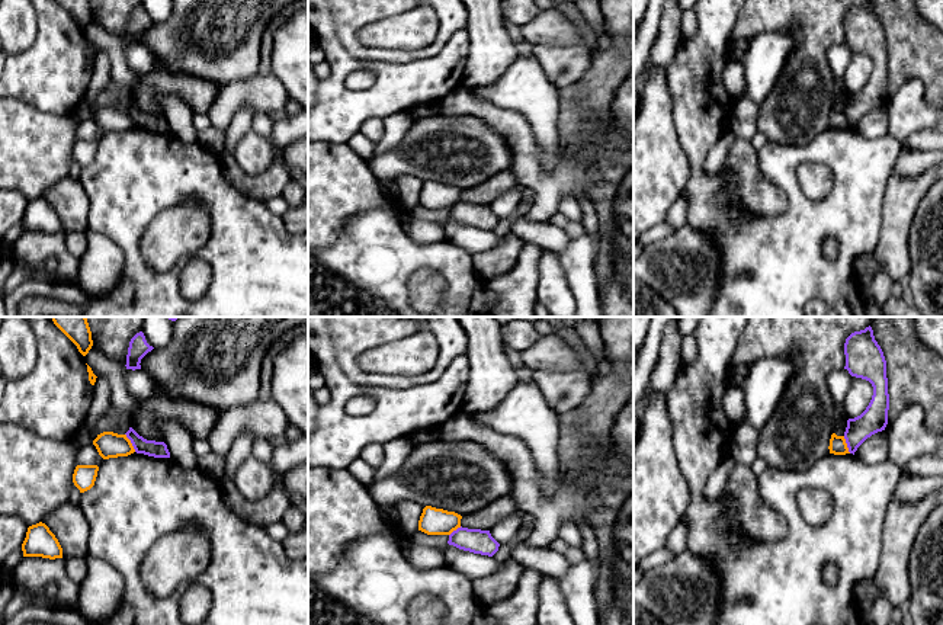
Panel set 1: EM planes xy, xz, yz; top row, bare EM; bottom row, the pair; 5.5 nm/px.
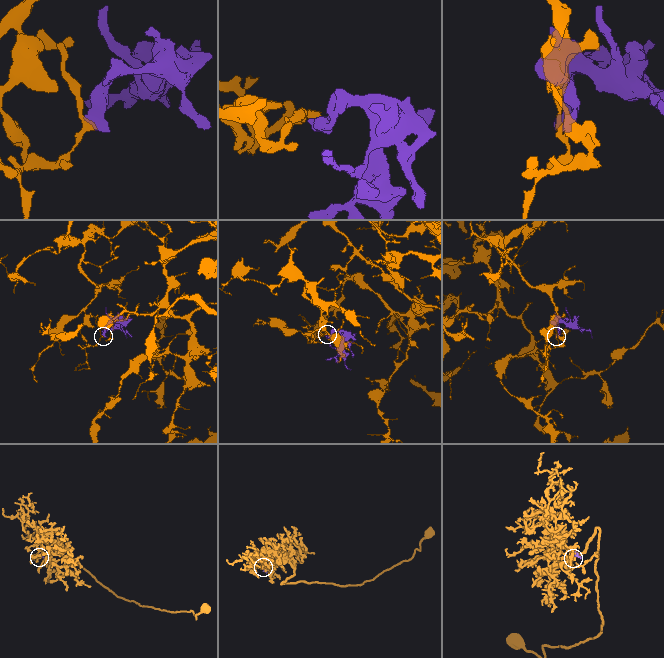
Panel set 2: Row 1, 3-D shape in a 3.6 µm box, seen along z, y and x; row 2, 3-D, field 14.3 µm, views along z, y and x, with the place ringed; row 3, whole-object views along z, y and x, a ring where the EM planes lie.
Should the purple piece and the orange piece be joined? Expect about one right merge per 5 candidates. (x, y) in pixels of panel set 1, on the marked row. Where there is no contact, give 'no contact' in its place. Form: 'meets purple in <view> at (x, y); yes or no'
meets purple in xy at (131, 442); no

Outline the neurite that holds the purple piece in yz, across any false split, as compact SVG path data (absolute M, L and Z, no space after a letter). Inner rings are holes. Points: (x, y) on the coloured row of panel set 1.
M870 326L851 333L846 339L844 355L844 369L851 376L869 381L873 387L873 395L866 410L860 416L847 420L844 439L849 452L854 455L867 438L885 430L888 424L889 394L886 360Z

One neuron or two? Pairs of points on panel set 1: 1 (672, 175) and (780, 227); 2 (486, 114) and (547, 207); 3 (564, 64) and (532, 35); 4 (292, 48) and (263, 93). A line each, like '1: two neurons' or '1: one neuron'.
1: two neurons
2: one neuron
3: two neurons
4: two neurons

